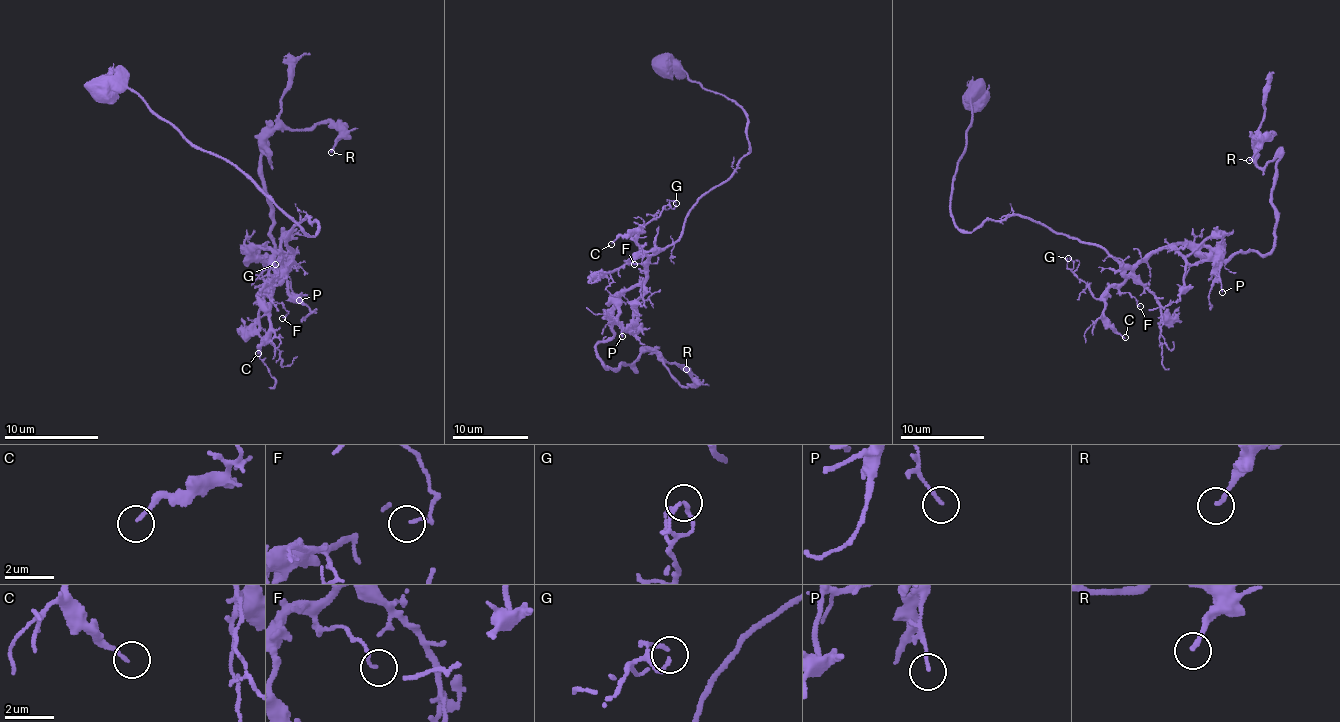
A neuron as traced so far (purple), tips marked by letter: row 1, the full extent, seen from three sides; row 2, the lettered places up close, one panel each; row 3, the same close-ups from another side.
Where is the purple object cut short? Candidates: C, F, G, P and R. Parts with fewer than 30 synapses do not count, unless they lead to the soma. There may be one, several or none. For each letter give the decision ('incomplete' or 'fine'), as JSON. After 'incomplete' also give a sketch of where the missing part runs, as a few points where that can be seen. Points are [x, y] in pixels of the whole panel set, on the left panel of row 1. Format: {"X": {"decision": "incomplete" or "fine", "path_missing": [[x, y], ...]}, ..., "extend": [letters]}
{"C": {"decision": "fine"}, "F": {"decision": "fine"}, "G": {"decision": "fine"}, "P": {"decision": "fine"}, "R": {"decision": "fine"}, "extend": []}

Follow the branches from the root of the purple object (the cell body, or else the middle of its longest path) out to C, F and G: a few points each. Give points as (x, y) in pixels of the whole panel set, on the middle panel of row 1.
C: (663, 67), (685, 70), (740, 105), (750, 147), (689, 211), (670, 245), (650, 255), (639, 230), (611, 244)
F: (663, 67), (740, 105), (750, 147), (689, 211), (680, 237), (649, 255), (634, 238), (634, 264)
G: (663, 67), (685, 70), (740, 105), (750, 147), (689, 211), (680, 237), (650, 255), (639, 230), (676, 203)

